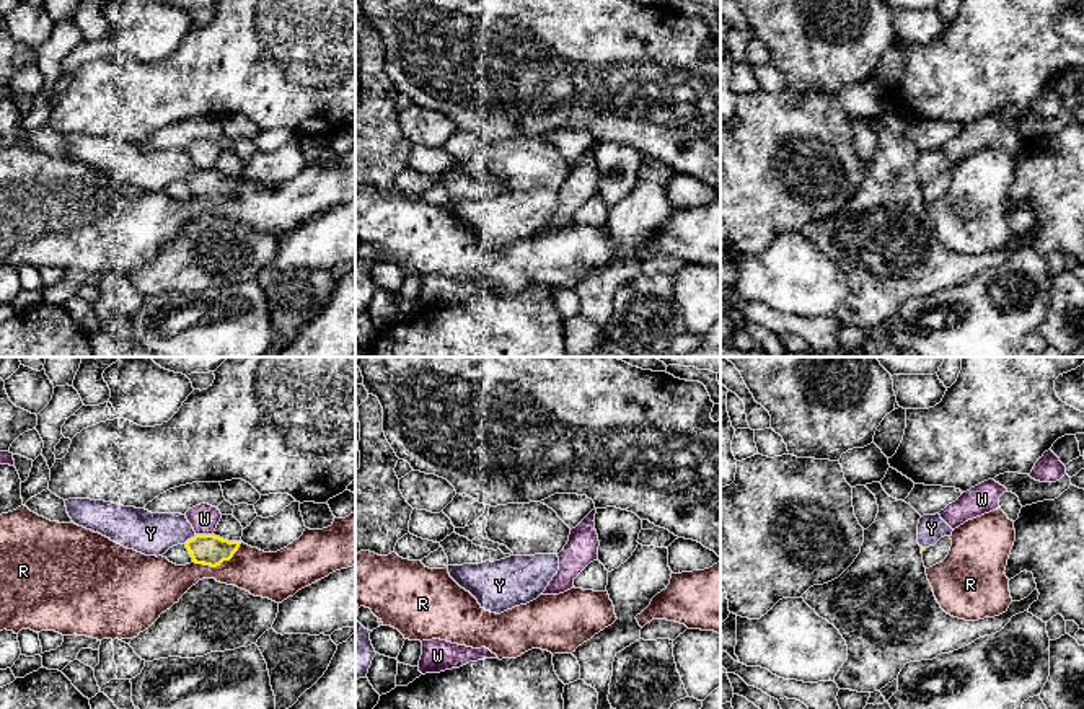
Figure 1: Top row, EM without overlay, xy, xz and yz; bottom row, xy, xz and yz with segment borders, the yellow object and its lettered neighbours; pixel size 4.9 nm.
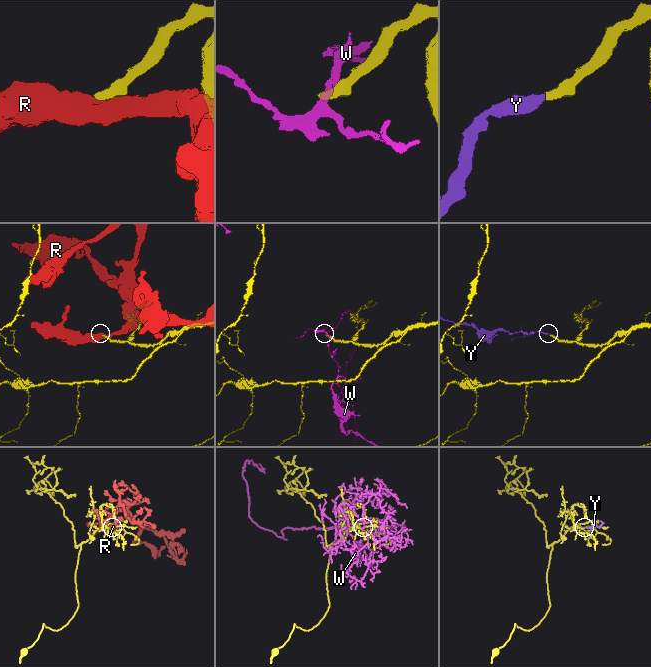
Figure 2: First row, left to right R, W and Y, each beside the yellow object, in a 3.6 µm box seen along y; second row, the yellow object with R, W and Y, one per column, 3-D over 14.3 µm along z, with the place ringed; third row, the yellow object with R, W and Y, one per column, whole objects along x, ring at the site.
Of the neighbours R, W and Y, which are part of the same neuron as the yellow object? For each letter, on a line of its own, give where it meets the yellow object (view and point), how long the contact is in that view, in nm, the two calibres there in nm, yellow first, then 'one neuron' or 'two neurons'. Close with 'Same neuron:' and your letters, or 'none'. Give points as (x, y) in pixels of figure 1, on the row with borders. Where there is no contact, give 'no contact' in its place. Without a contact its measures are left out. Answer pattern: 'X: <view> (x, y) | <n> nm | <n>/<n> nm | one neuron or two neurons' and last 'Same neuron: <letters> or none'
R: xy (219, 564) | 260 nm | 160/220 nm | two neurons
W: xy (204, 535) | 90 nm | 160/140 nm | two neurons
Y: xy (191, 538) | 70 nm | 160/200 nm | one neuron
Same neuron: Y

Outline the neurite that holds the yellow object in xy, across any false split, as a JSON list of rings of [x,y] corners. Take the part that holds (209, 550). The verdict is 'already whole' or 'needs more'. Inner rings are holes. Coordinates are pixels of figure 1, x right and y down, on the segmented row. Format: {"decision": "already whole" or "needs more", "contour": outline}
{"decision": "needs more", "contour": [[[68,499],[65,507],[75,525],[145,556],[158,557],[170,548],[184,544],[192,562],[217,567],[230,561],[243,543],[197,535],[181,513],[152,513],[145,509],[91,499]]]}

